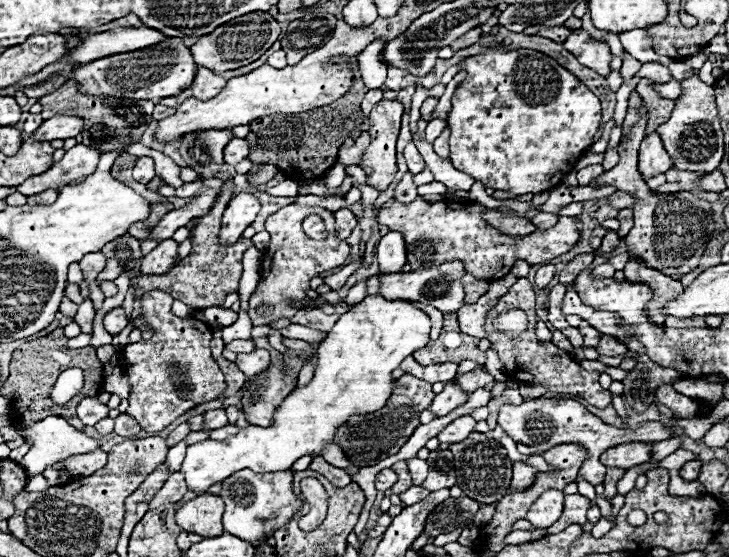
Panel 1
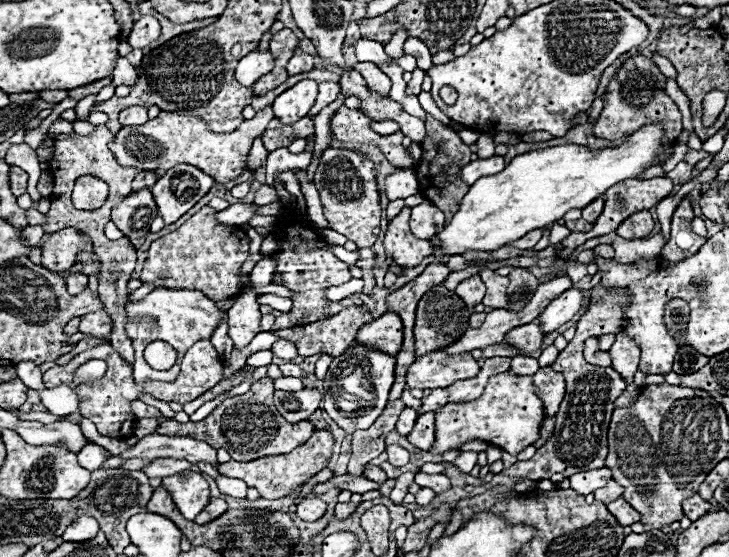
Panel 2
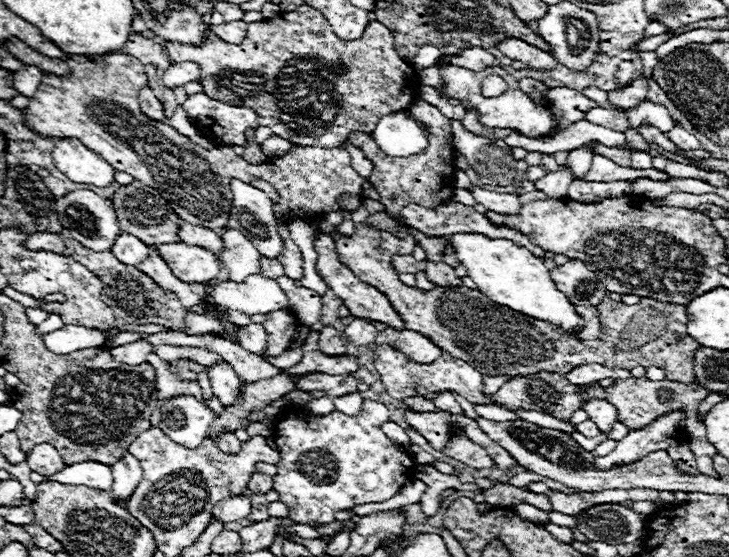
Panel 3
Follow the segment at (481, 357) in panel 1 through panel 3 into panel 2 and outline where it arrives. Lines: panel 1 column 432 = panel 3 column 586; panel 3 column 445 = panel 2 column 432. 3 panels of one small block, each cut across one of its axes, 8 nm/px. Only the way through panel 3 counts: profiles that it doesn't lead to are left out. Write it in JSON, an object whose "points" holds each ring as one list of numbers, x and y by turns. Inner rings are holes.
{"points":[[436,286,436,288,428,290,422,296,422,300,418,302,418,310,416,310,416,326,414,326,416,356,420,358,428,352,434,352,434,350,440,350,448,344,452,344,460,334,466,332,468,316,470,316,468,306,454,292,446,290,444,286]]}

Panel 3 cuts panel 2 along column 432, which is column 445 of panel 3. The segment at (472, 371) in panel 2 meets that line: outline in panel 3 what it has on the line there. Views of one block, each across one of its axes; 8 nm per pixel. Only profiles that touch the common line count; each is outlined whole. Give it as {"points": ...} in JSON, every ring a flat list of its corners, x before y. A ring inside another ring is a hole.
{"points":[[382,344,374,350,374,368,382,376,380,380,384,382,386,392,396,400,404,400,410,396,426,396,426,394,438,392,438,390,454,390,456,394,460,394,462,398,466,398,472,404,494,404,494,406,502,408,502,404,496,404,492,400,492,396,486,396,482,392,484,376,480,372,476,372,472,366,468,366,464,360,448,356,446,352,432,364,418,364,418,362,410,360,406,354,402,354,400,350,396,350,396,346]]}

